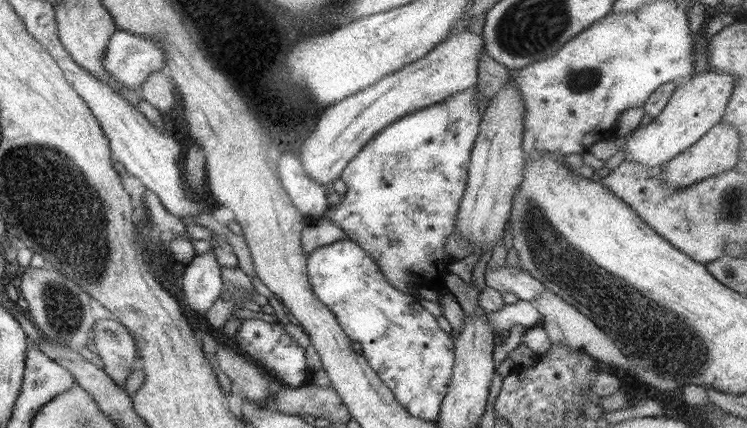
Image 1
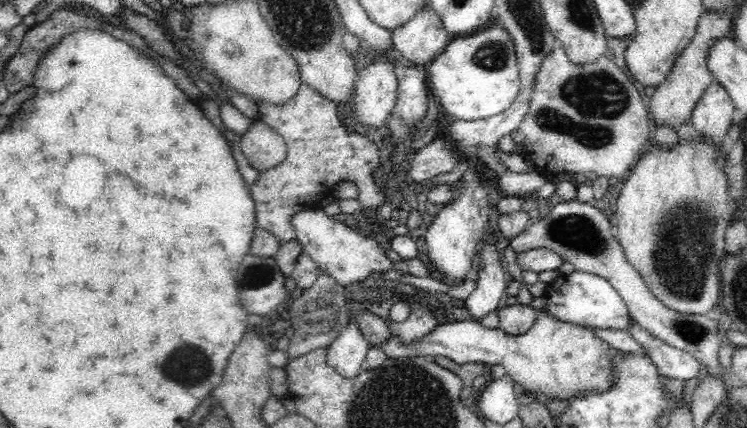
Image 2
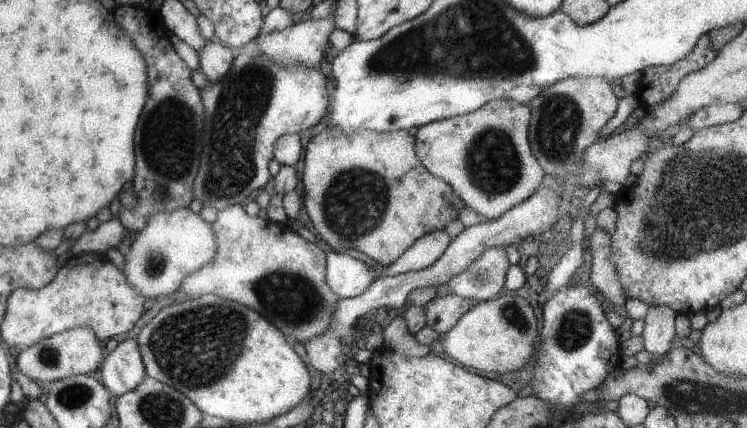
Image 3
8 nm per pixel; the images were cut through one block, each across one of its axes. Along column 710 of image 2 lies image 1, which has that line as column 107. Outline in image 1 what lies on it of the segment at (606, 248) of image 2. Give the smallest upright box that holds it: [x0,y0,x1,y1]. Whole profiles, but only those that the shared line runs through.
[92,319,136,389]

